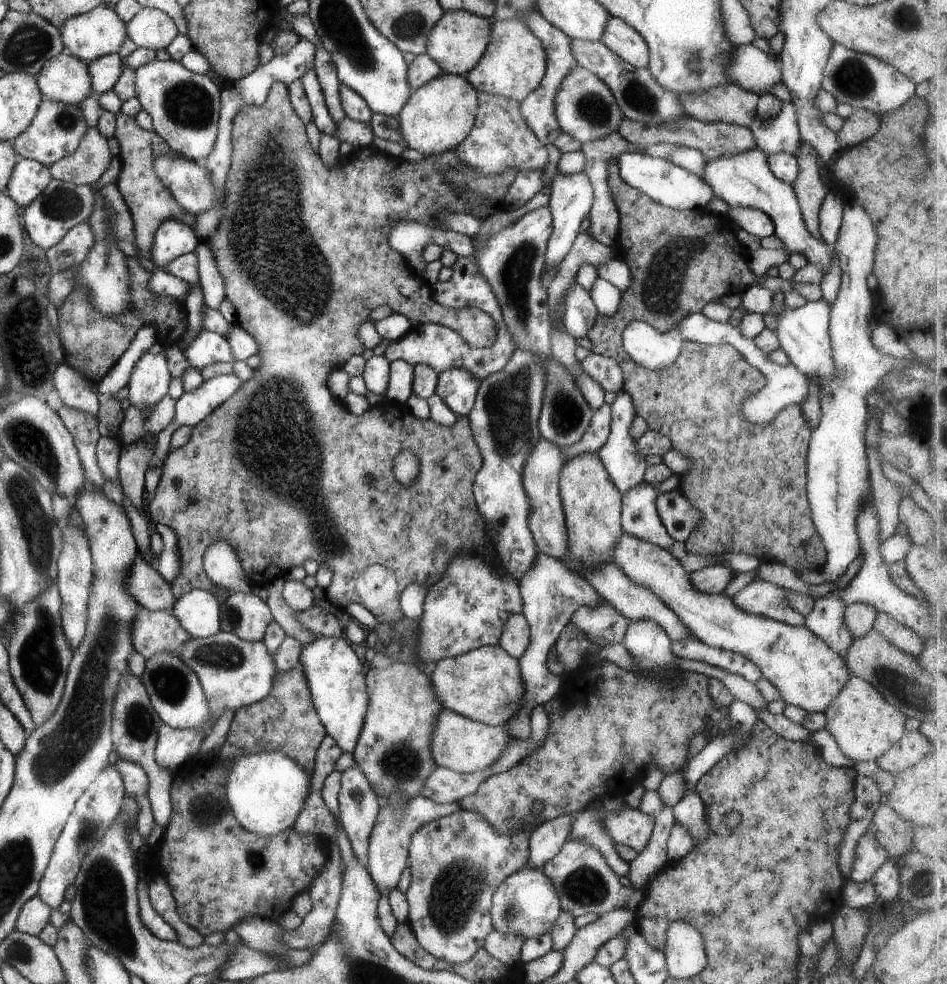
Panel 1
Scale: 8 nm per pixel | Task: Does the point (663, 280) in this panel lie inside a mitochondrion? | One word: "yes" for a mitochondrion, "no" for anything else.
yes

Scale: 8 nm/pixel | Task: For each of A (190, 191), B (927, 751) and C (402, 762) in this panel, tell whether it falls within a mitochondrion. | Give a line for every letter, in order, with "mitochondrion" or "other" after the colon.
A: mitochondrion
B: other
C: mitochondrion

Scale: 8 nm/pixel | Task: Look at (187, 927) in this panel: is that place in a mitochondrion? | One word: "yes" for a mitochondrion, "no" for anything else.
no

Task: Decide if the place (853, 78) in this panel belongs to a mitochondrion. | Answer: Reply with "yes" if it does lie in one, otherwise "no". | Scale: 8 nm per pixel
yes

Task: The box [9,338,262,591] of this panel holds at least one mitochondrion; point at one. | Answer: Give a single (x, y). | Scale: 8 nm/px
(32, 377)

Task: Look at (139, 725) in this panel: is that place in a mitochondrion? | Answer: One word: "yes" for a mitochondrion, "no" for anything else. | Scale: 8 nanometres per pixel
yes

